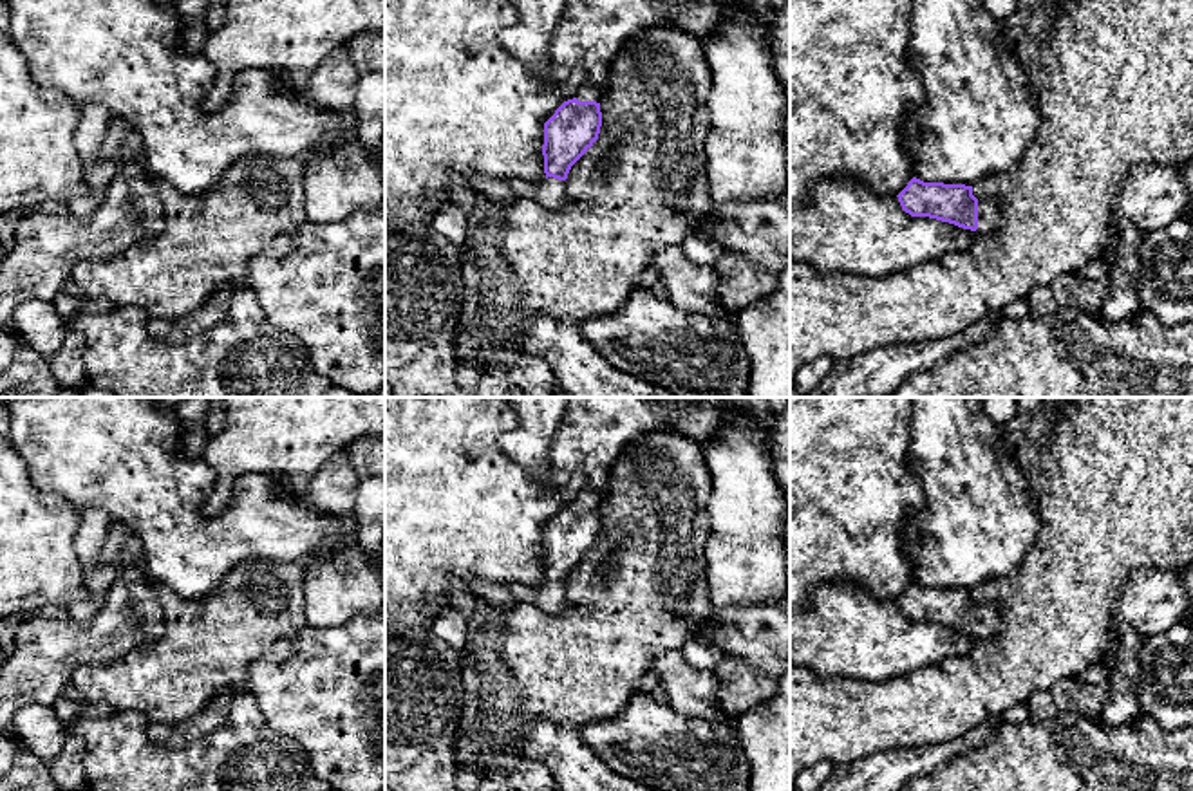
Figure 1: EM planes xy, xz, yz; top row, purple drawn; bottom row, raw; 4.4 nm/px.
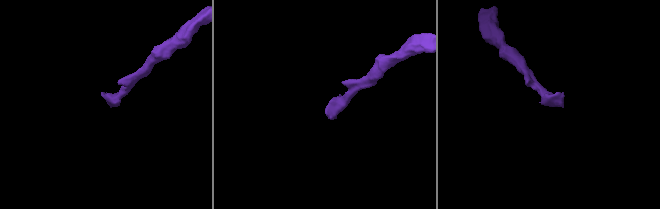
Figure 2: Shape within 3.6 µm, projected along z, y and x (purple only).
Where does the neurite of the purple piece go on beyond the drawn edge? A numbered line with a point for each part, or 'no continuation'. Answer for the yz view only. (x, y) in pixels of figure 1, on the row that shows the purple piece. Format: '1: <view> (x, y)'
1: yz (989, 210)

